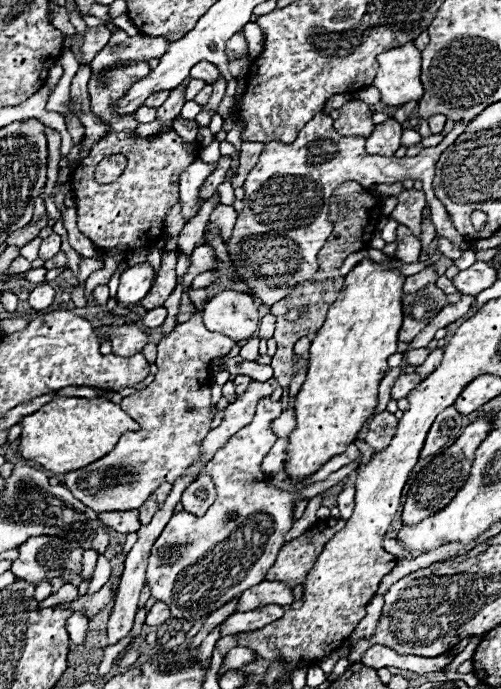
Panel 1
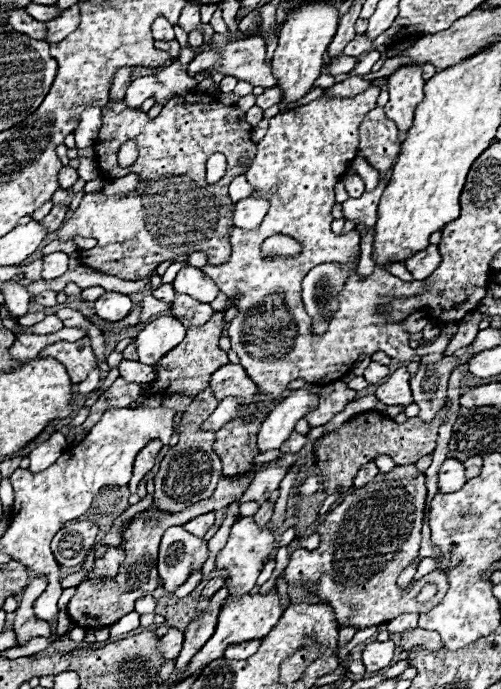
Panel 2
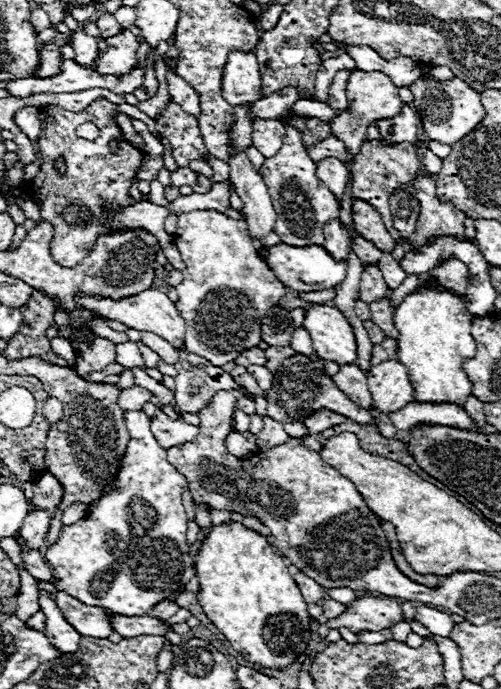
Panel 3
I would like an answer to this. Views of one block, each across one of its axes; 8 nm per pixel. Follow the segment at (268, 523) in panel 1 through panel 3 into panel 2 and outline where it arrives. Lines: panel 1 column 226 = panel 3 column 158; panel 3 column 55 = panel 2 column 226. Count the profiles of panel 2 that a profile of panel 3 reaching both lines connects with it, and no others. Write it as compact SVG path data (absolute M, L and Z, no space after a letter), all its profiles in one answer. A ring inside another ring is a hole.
M242 516L240 520L234 522L228 544L220 550L220 554L216 558L216 568L224 570L222 574L226 578L226 586L232 596L250 594L250 590L256 586L256 578L262 570L262 560L270 558L274 544L276 544L276 538L270 532L270 528L258 528L250 516Z

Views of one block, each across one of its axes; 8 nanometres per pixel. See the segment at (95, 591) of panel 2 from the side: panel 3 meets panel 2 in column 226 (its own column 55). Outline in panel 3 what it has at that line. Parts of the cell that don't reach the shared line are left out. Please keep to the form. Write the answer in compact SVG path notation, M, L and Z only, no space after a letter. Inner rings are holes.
M44 472L34 482L34 498L32 498L32 504L36 508L50 510L50 508L56 508L60 504L60 500L62 500L62 484L58 484L58 480L50 472Z

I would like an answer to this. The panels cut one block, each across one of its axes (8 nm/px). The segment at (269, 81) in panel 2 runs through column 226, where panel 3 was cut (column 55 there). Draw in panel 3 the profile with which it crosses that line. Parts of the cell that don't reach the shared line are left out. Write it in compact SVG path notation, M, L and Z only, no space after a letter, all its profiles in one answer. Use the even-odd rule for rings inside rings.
M46 44L40 52L42 56L42 68L38 72L40 78L50 78L60 72L60 52L56 44Z

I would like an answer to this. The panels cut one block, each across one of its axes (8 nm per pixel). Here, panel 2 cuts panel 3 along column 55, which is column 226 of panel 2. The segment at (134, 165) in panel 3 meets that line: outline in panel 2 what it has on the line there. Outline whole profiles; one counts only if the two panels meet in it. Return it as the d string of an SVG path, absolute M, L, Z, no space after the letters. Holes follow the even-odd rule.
M190 92L186 96L174 96L168 100L168 104L162 108L162 112L150 120L148 114L140 112L140 108L130 108L124 102L114 104L112 108L102 108L102 128L98 134L98 140L94 144L96 154L98 154L98 168L102 176L106 178L122 178L130 172L136 172L140 176L138 188L132 194L114 194L106 196L102 192L92 192L84 194L80 206L72 214L70 220L64 222L64 226L58 230L58 240L72 240L74 236L82 238L96 238L98 244L92 250L80 252L82 264L90 266L94 270L100 270L108 276L116 276L120 280L138 280L144 278L146 274L152 274L158 264L164 260L176 260L182 254L192 254L192 252L206 252L210 264L222 264L230 256L230 242L228 242L228 228L232 226L232 212L234 212L234 202L228 196L228 184L244 174L246 170L240 166L240 158L246 154L254 156L256 154L256 144L250 140L250 130L252 126L244 120L244 112L238 110L236 106L224 106L216 98L200 92ZM124 142L136 142L138 146L138 160L128 166L120 168L118 166L118 148ZM222 152L228 160L226 174L222 180L208 184L206 182L206 160Z

